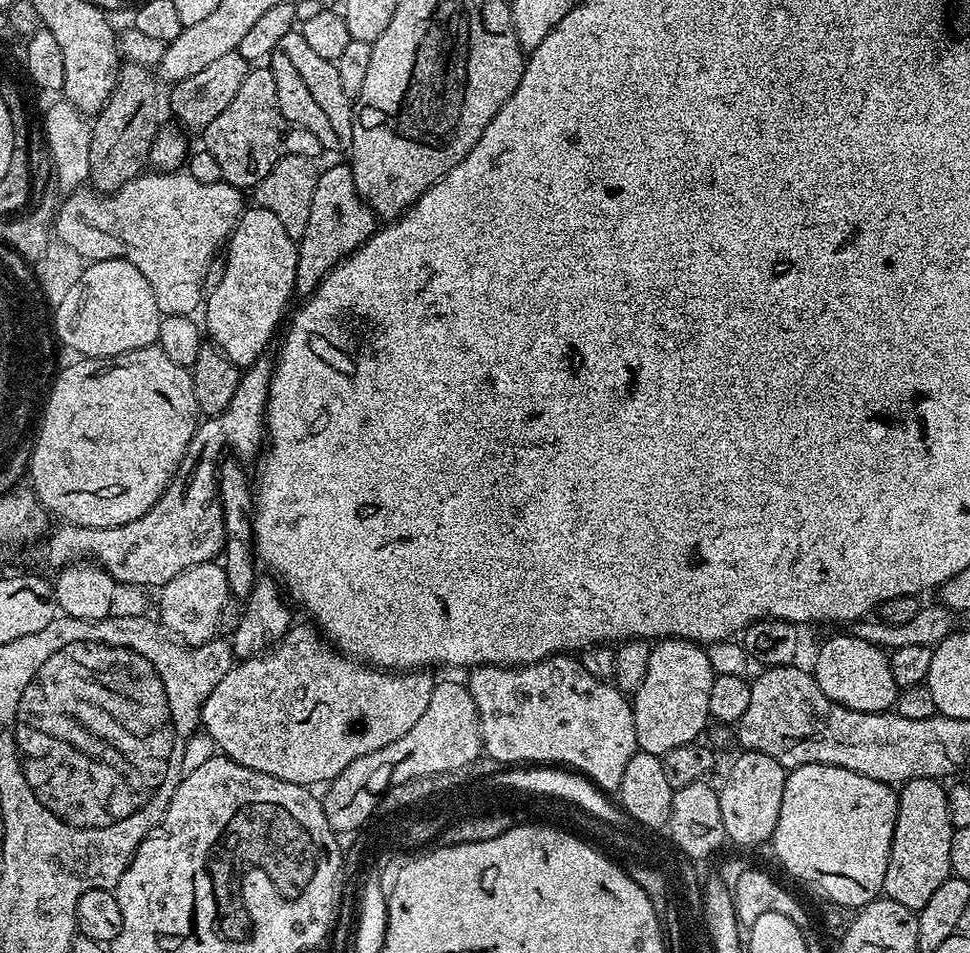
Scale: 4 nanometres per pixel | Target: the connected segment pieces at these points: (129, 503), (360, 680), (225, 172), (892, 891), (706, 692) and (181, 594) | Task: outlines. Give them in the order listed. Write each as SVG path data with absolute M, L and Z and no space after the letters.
M158 346L151 348L139 348L138 350L130 350L126 354L118 354L117 356L107 356L106 358L94 358L93 360L87 358L77 359L75 364L69 364L61 367L55 373L54 379L51 382L51 387L48 390L47 397L43 403L42 415L38 420L38 427L34 432L34 443L32 445L32 456L28 459L28 470L26 473L27 479L32 479L30 484L31 491L36 493L40 504L53 517L61 516L59 519L66 524L77 524L80 528L109 528L110 526L126 526L126 522L134 522L134 518L142 518L142 514L146 514L146 510L150 510L150 506L154 506L154 502L160 500L160 495L166 490L166 486L172 480L172 475L176 473L176 468L182 462L182 454L186 454L186 446L190 444L190 438L196 433L196 426L198 423L198 409L196 406L196 399L194 398L194 386L192 385L191 371L182 366L178 366L174 362L170 362L170 358L166 358L166 354Z
M311 623L299 624L289 628L271 650L255 658L241 659L230 669L226 678L210 690L200 711L200 724L217 749L234 762L282 778L282 782L317 786L342 774L354 758L374 754L374 750L382 750L390 742L398 742L426 714L434 679L428 670L393 674L365 666L337 651Z
M268 66L249 67L238 94L234 94L230 106L226 106L226 110L222 110L222 114L218 114L218 118L214 118L214 122L210 122L210 126L204 128L202 139L204 139L203 147L210 154L214 154L214 158L218 161L221 181L233 184L241 190L255 189L256 184L262 182L262 178L266 178L266 174L270 174L270 170L274 170L276 163L284 156L316 158L322 152L318 138L314 138L310 130L302 130L282 114L278 106L278 86L274 86L274 74Z
M910 780L898 792L898 814L890 858L886 866L883 895L902 906L919 910L942 882L952 875L950 842L954 831L950 822L948 794L940 780Z
M665 638L652 644L650 662L646 666L646 678L642 678L642 686L631 697L630 703L636 727L637 749L646 754L661 757L678 746L699 741L700 731L710 724L710 686L714 673L710 666L707 651L694 640Z
M207 560L198 566L190 566L190 570L182 570L178 578L170 578L159 589L161 625L177 641L188 646L204 644L217 635L216 623L220 620L220 611L230 601L227 576L219 563Z

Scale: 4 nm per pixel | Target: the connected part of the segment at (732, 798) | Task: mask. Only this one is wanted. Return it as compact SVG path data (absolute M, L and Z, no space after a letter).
M747 750L739 754L741 756L733 762L732 769L728 772L728 781L718 788L724 834L736 844L767 845L778 826L778 810L782 810L786 769L774 762L770 754Z

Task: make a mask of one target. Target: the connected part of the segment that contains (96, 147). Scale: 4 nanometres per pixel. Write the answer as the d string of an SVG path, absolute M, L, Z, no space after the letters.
M121 63L116 88L91 121L88 180L97 192L117 192L126 181L145 171L156 129L162 124L160 104L156 101L157 81L154 76L152 81L152 76L141 64Z

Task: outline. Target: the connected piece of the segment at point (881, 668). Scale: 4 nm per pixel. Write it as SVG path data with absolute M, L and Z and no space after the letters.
M845 634L832 636L816 656L814 675L822 694L850 710L887 712L895 705L898 691L894 674L890 674L889 653L862 638Z

